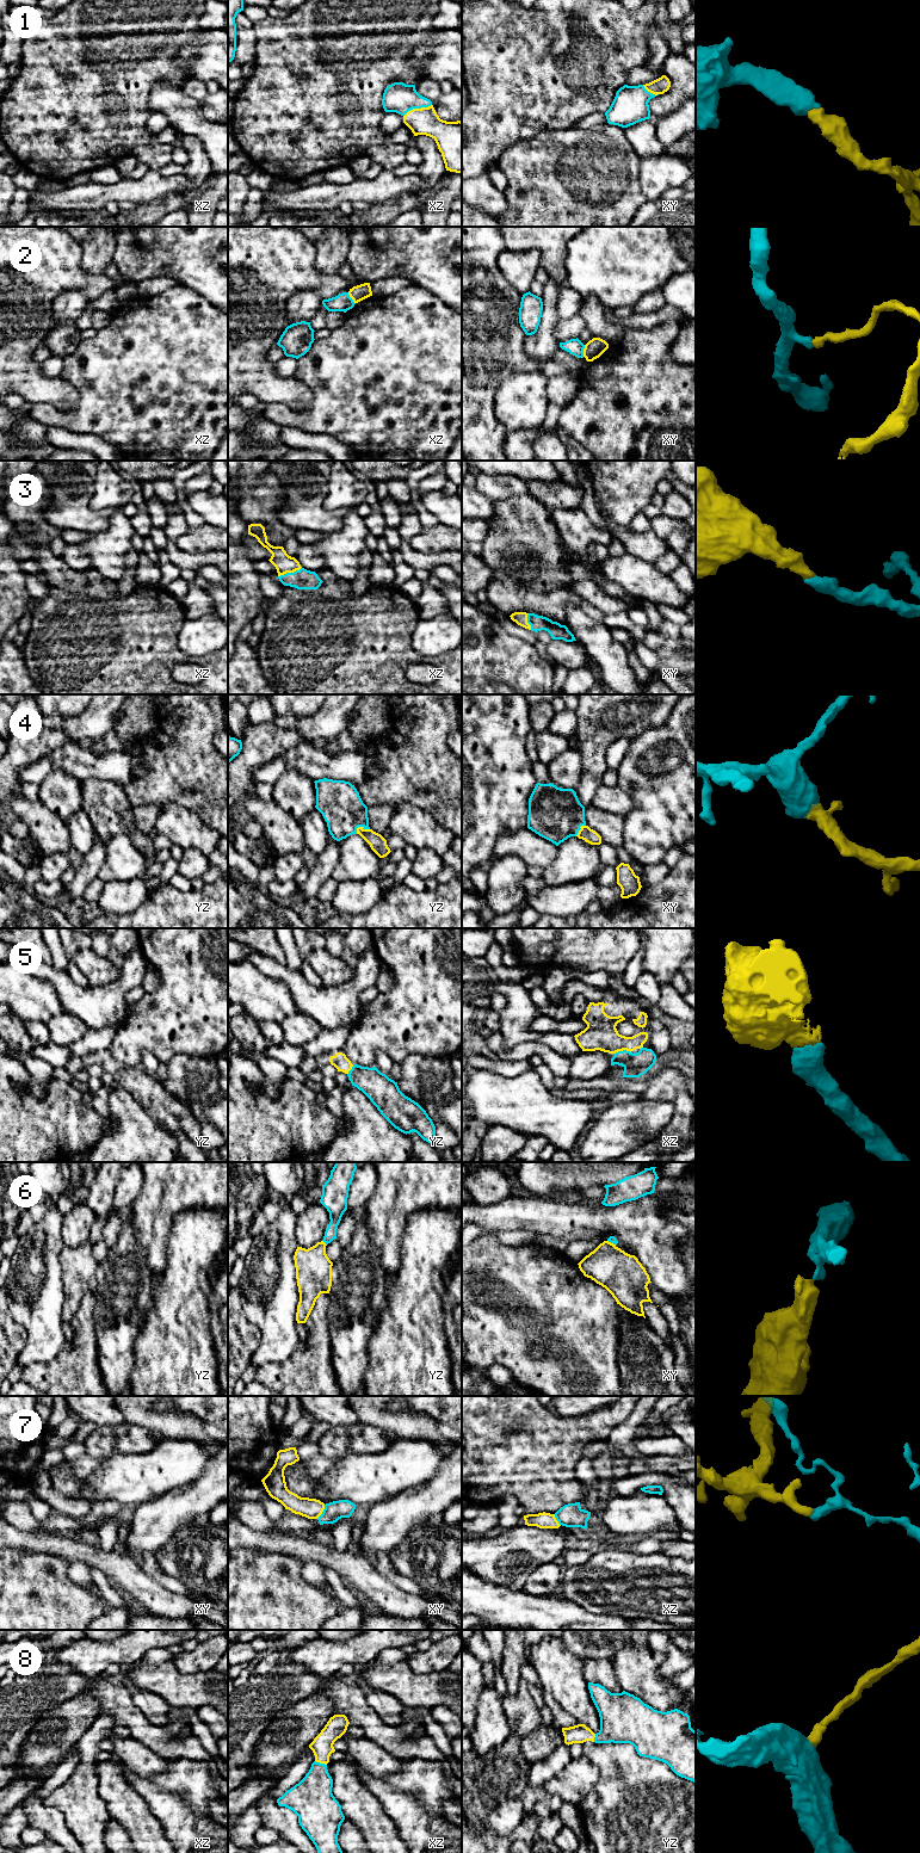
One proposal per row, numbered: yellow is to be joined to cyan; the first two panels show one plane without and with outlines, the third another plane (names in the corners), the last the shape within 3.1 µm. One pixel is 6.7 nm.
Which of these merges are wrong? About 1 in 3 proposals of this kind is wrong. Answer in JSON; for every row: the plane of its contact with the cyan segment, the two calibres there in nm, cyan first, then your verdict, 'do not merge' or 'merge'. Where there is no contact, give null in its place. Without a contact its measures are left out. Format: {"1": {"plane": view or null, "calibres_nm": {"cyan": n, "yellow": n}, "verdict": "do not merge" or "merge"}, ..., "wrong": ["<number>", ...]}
{"1": {"plane": "xz", "calibres_nm": {"cyan": 200, "yellow": 190}, "verdict": "merge"}, "2": {"plane": "xy", "calibres_nm": {"cyan": 110, "yellow": 120}, "verdict": "do not merge"}, "3": {"plane": "xz", "calibres_nm": {"cyan": 140, "yellow": 130}, "verdict": "merge"}, "4": {"plane": "yz", "calibres_nm": {"cyan": 280, "yellow": 110}, "verdict": "merge"}, "5": {"plane": "xz", "calibres_nm": {"cyan": 160, "yellow": 220}, "verdict": "merge"}, "6": {"plane": "yz", "calibres_nm": {"cyan": 120, "yellow": 240}, "verdict": "do not merge"}, "7": {"plane": "xy", "calibres_nm": {"cyan": 130, "yellow": 140}, "verdict": "do not merge"}, "8": {"plane": "xz", "calibres_nm": {"cyan": 280, "yellow": 140}, "verdict": "merge"}, "wrong": ["2", "6", "7"]}

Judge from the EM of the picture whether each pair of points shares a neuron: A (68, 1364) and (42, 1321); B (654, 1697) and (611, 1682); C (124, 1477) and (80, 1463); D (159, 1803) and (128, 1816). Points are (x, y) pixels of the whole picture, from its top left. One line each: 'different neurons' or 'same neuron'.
A: different neurons
B: different neurons
C: different neurons
D: different neurons

